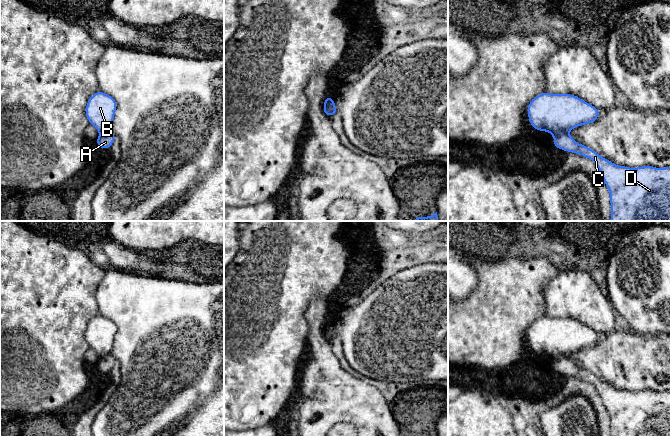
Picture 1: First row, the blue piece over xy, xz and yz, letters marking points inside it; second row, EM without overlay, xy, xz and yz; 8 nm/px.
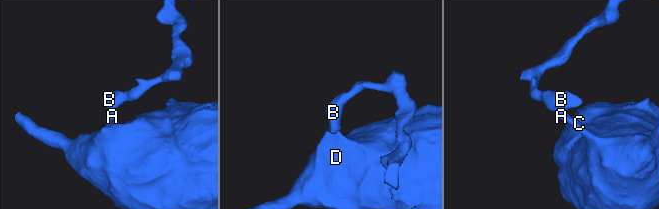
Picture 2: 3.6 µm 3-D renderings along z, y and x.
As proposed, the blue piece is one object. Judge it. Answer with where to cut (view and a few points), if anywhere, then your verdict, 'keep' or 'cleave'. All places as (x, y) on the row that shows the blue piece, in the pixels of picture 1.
cut yz (567, 131), (559, 131), (553, 135); cleave

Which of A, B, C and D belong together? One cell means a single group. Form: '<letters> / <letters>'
A C D / B

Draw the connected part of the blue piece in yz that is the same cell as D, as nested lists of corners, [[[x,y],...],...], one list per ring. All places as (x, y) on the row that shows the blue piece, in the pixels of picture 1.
[[[568,132],[553,135],[554,148],[591,159],[608,188],[611,204],[611,221],[670,221],[670,166],[656,168],[619,166],[603,158],[591,148],[577,143]]]

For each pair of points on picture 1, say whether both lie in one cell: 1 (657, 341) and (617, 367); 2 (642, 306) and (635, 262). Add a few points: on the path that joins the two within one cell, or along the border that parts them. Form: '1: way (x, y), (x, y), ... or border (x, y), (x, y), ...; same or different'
1: way (647, 346), (627, 361); same
2: way (642, 295), (642, 273); same

